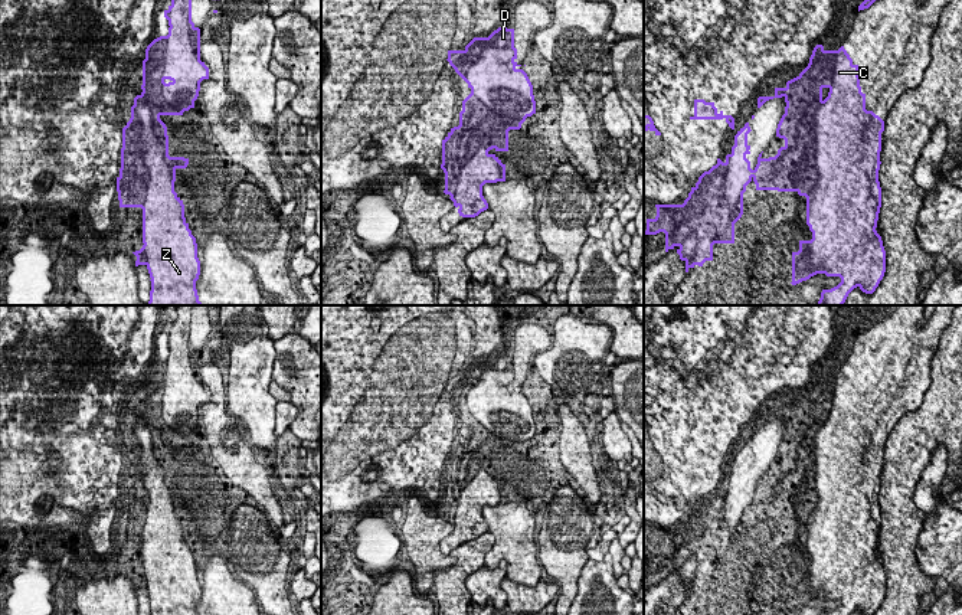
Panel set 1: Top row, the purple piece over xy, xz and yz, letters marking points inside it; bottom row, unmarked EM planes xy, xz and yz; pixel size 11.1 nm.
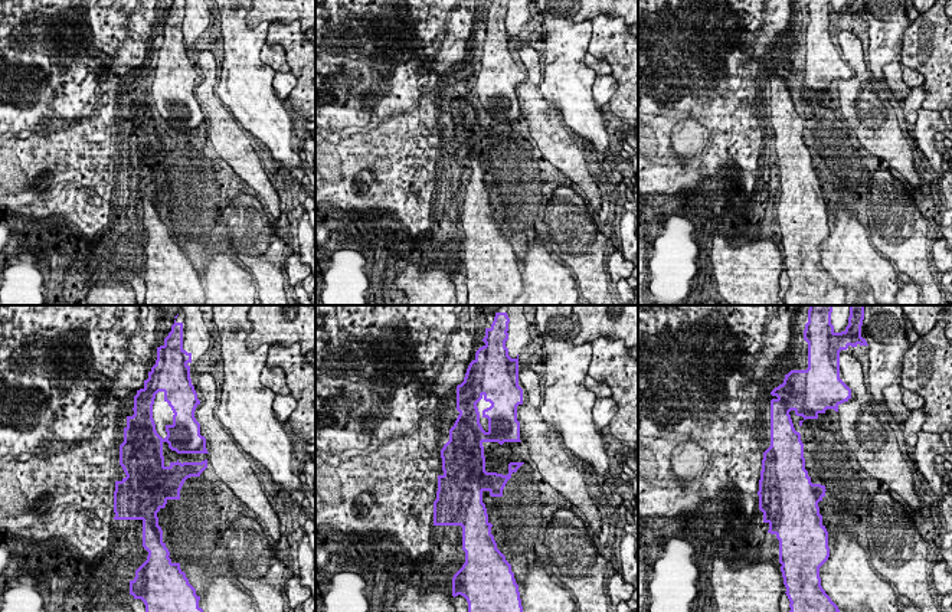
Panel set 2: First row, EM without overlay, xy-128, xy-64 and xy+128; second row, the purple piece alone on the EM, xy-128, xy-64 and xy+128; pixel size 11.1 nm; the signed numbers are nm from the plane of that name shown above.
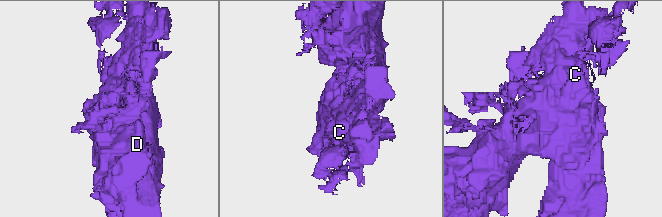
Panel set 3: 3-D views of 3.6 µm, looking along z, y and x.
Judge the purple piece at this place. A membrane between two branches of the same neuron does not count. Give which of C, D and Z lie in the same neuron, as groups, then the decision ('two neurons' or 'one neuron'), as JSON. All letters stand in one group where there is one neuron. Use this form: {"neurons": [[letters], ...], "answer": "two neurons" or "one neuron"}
{"neurons": [["C", "Z"], ["D"]], "answer": "two neurons"}

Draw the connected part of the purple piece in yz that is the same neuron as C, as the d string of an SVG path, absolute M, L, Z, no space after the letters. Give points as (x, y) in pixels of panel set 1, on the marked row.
M844 46L835 55L835 68L824 68L824 88L828 88L830 92L815 114L814 157L818 176L806 196L806 225L812 232L812 239L799 241L799 251L792 252L791 284L796 285L817 274L840 277L841 282L837 287L822 289L817 305L842 305L848 294L857 287L866 294L873 294L886 272L886 251L881 236L876 230L881 207L878 170L884 121L873 111L866 109L866 94L861 92L858 65L853 63Z

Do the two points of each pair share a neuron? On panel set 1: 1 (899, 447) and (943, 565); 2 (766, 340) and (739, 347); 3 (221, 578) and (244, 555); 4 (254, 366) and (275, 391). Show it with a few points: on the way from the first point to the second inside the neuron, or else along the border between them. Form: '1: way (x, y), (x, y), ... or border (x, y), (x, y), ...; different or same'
1: border (925, 522), (918, 539), (916, 555); different
2: border (753, 320), (753, 357), (781, 365); different
3: border (223, 559), (228, 571), (238, 581); different
4: border (271, 379), (268, 392), (277, 402); different

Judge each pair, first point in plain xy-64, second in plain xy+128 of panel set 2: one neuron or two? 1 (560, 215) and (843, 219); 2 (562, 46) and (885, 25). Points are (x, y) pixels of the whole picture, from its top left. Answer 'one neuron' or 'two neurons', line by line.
1: two neurons
2: one neuron

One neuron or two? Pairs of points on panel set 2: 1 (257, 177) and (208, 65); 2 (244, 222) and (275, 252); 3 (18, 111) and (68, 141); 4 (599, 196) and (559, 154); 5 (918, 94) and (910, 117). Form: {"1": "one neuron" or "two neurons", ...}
{"1": "one neuron", "2": "one neuron", "3": "two neurons", "4": "one neuron", "5": "one neuron"}

